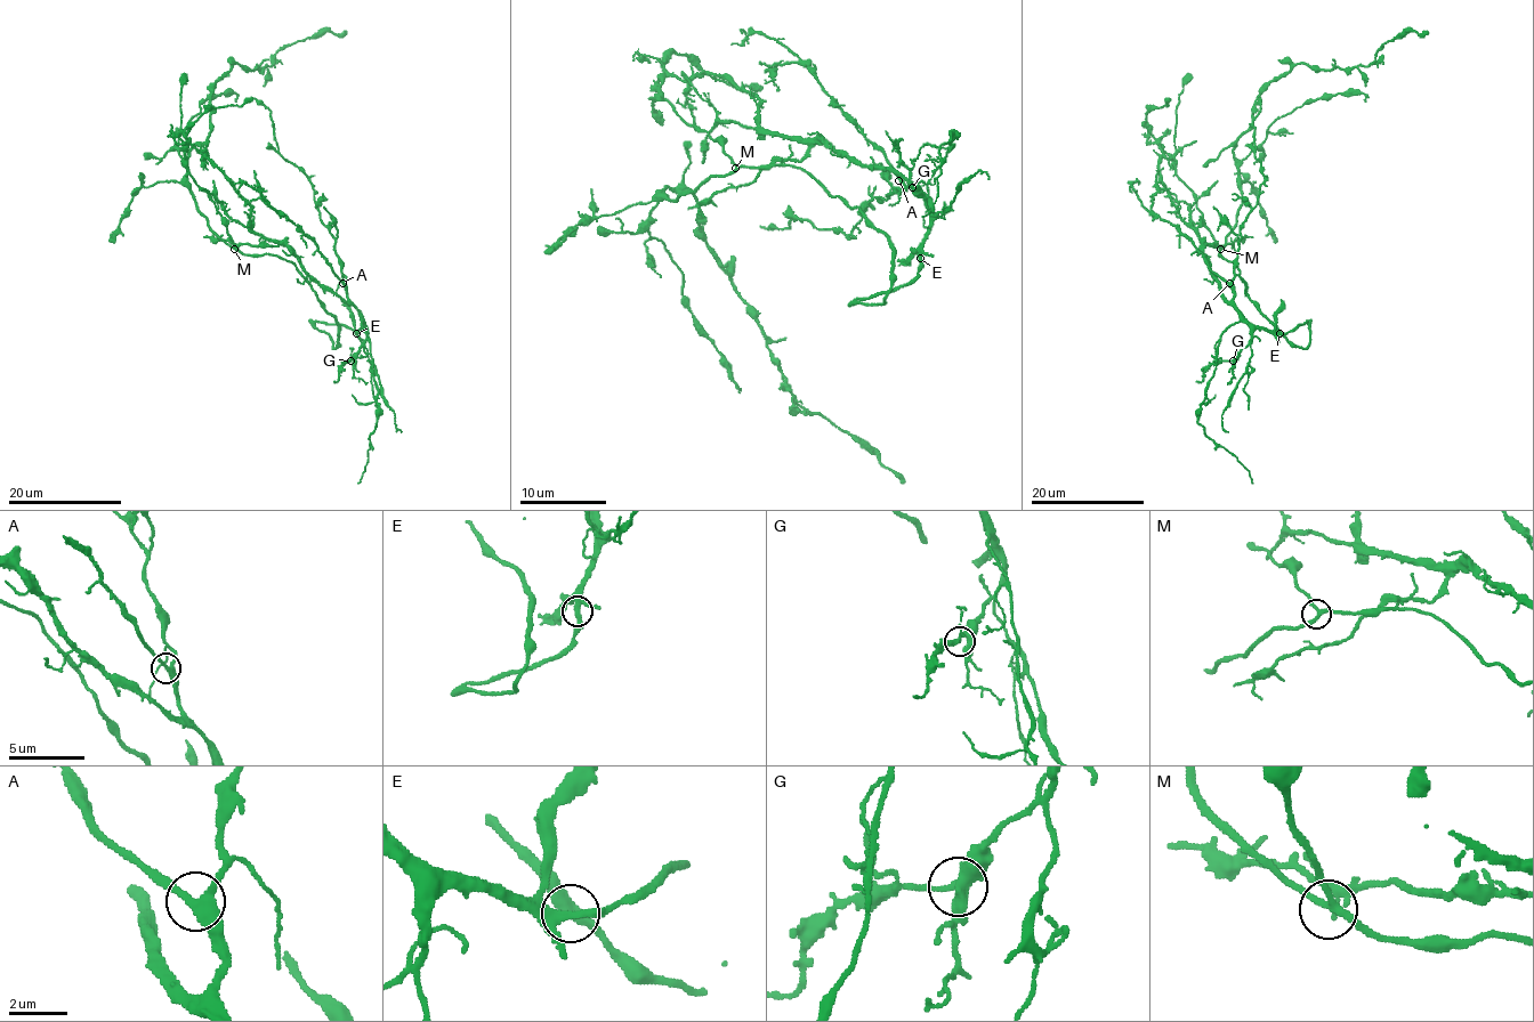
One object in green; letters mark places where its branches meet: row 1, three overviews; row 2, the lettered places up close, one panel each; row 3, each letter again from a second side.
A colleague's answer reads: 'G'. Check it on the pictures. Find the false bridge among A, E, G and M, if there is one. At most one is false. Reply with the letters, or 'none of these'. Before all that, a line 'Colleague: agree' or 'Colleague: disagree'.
Colleague: disagree
none of these

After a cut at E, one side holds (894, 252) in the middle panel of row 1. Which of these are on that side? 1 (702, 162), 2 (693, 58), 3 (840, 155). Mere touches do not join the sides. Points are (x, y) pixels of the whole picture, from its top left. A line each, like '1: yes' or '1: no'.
1: no
2: yes
3: no

